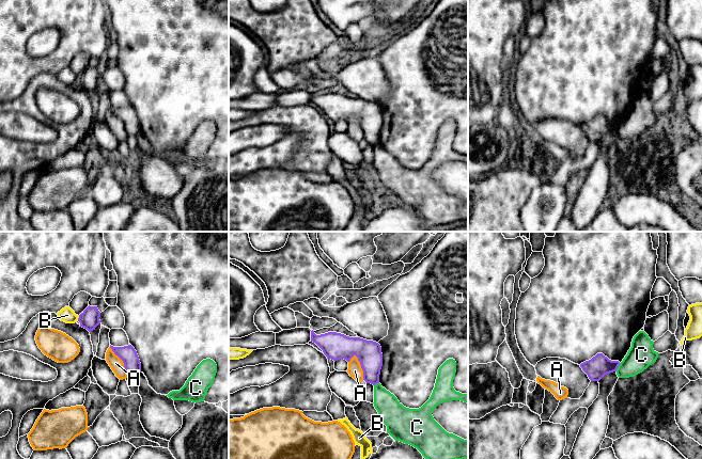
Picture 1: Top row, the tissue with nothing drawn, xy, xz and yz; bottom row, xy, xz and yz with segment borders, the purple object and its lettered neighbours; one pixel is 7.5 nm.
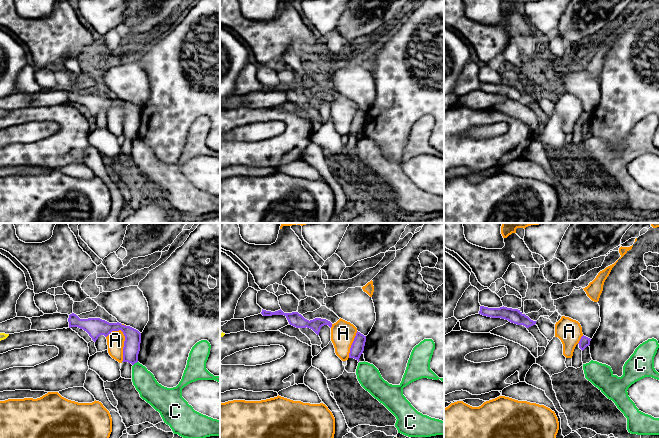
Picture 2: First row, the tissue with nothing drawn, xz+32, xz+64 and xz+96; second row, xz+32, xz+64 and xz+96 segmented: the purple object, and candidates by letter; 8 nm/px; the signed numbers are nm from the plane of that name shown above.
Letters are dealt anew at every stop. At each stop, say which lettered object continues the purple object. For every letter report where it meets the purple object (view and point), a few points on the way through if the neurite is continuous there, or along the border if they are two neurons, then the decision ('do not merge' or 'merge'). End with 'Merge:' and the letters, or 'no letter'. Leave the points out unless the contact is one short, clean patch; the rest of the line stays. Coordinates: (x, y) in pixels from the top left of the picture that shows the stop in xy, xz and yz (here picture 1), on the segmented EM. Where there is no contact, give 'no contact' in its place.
A: contact xz (361, 367); do not merge
B: contact xy (78, 318); border xy (79, 316), (77, 319); do not merge
C: contact yz (618, 366); border yz (620, 363), (615, 370); do not merge
Merge: no letter

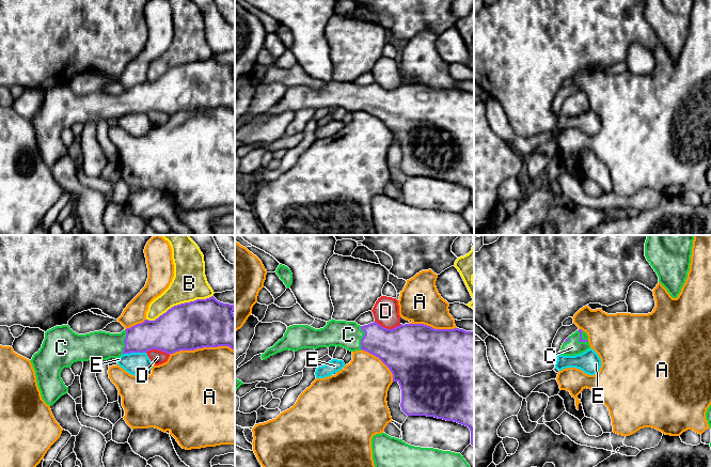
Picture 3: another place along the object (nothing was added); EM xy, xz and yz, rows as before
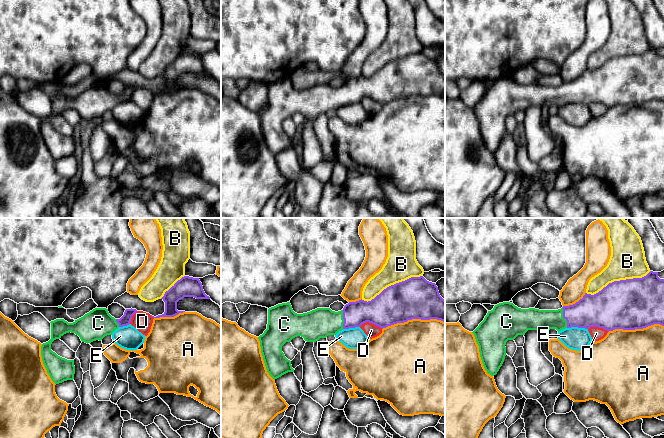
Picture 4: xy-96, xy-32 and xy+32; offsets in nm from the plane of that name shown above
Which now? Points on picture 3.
A: contact xy (202, 347); do not merge
B: contact xy (178, 305); do not merge
C: contact xy (124, 342); way xy (151, 335), (124, 342), (114, 345), (99, 345); merge
D: contact xz (386, 328); do not merge
E: contact xy (133, 352); border xy (145, 352), (130, 352), (123, 355); do not merge
Merge: C

